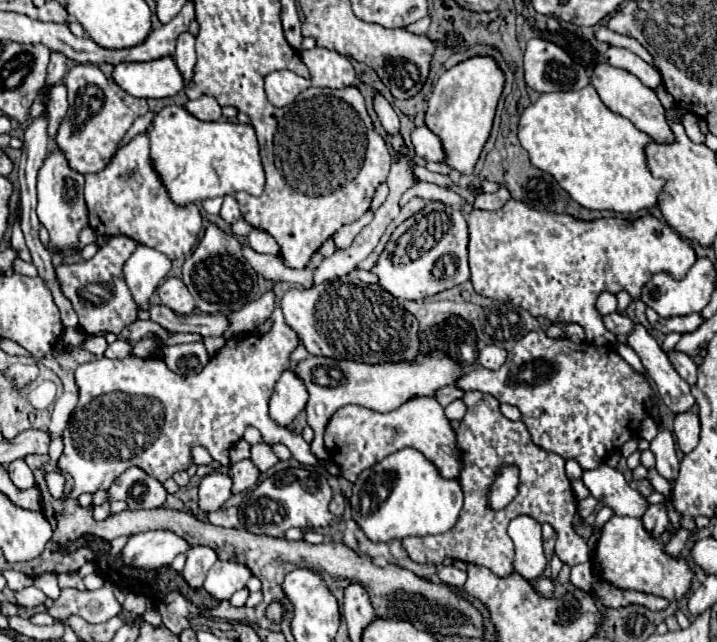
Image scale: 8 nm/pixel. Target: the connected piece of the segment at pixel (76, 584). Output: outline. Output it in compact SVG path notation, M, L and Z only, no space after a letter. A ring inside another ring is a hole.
M78 572L60 573L57 575L57 578L60 589L63 589L65 587L73 587L80 591L86 590L82 581L82 577L78 574Z

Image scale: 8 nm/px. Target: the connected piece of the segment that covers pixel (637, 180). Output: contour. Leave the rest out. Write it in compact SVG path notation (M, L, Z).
M592 85L580 91L560 91L560 93L544 93L536 103L532 103L520 117L518 139L522 147L528 151L530 161L548 171L570 197L586 207L586 209L608 209L616 213L638 213L642 209L658 207L658 195L666 181L654 177L646 163L646 145L650 137L636 129L626 117L610 111L598 97Z

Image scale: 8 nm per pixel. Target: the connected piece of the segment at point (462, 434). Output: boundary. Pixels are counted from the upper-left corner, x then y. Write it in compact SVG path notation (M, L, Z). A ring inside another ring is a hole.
M470 391L462 395L462 401L466 403L466 415L460 421L460 427L456 429L456 449L460 451L460 465L462 465L458 483L462 485L464 491L464 507L460 511L456 525L450 531L442 535L402 539L402 547L408 551L410 559L416 563L430 563L440 567L446 557L452 557L466 563L488 567L498 577L508 577L514 571L512 567L514 543L508 537L506 527L510 519L518 515L530 515L538 523L550 523L554 527L558 537L556 555L560 557L562 563L568 563L572 567L590 561L586 541L580 535L576 535L572 527L578 501L564 473L566 461L556 453L546 453L544 449L536 447L530 439L530 433L526 431L526 425L522 421L506 419L500 413L498 401L494 397ZM510 463L516 463L522 473L522 489L520 489L522 493L518 493L514 503L510 503L506 509L492 511L488 507L490 483L494 481L498 467Z

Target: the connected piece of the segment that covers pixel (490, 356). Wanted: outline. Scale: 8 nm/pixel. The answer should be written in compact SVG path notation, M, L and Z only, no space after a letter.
M486 345L484 349L480 349L478 353L478 365L482 365L484 369L490 369L490 371L496 371L504 365L506 361L506 351L496 347L496 345Z

